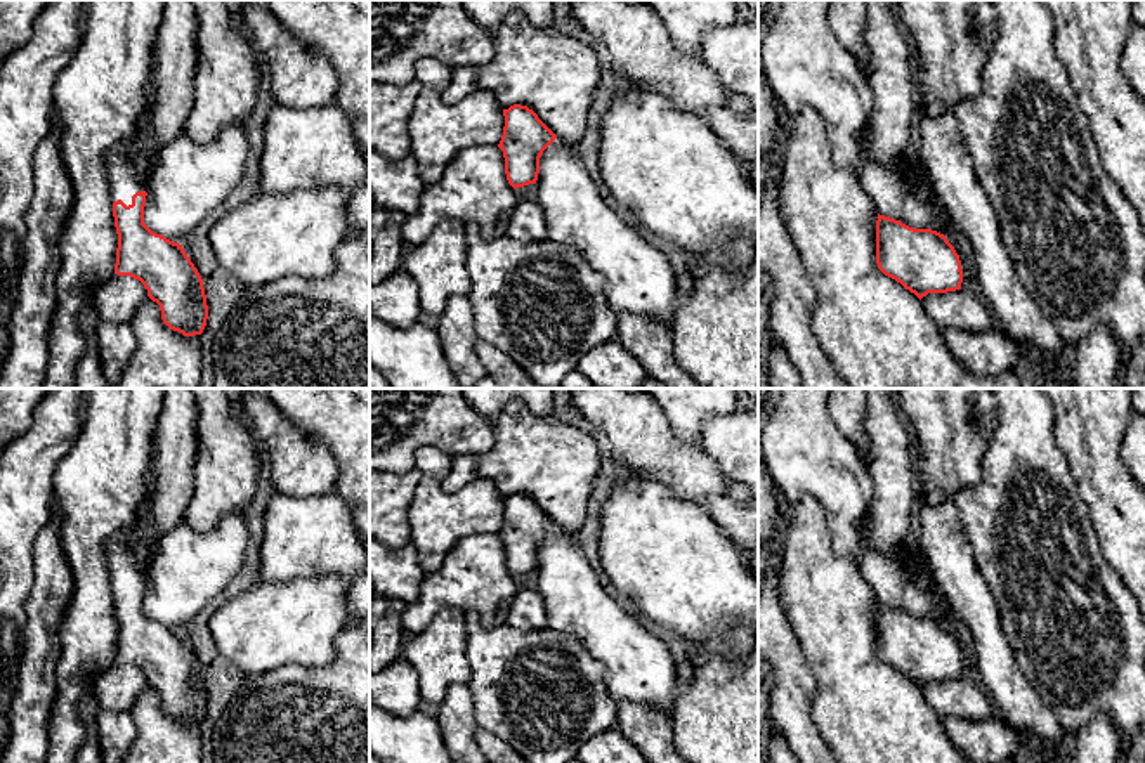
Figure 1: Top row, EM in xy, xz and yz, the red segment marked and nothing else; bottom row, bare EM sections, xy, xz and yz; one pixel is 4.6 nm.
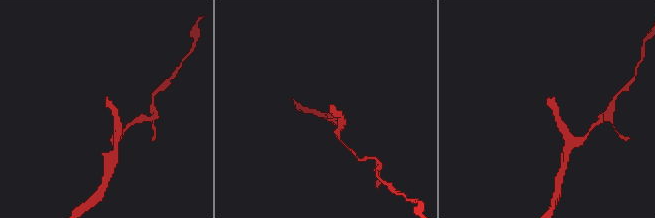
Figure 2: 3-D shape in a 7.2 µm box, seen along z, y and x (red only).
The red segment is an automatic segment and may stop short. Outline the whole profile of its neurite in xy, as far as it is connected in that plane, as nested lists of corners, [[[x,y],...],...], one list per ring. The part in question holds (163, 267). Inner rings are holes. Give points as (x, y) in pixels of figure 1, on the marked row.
[[[141,132],[108,154],[108,179],[118,234],[114,274],[139,279],[147,300],[135,312],[130,328],[137,347],[130,364],[109,388],[198,388],[201,380],[201,333],[208,319],[203,279],[182,245],[153,232],[144,224],[147,187],[135,175],[132,151]]]

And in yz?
[[[819,111],[789,114],[789,128],[781,217],[817,297],[812,329],[848,388],[1022,388],[1015,371],[978,378],[959,366],[923,309],[928,293],[961,290],[961,260],[947,238],[880,215],[857,175],[833,161]]]

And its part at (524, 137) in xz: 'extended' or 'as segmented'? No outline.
extended

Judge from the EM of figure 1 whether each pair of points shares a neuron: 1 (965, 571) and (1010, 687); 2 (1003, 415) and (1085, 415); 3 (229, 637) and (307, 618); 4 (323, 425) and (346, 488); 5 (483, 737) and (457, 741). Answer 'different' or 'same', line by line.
1: same
2: different
3: same
4: same
5: different

